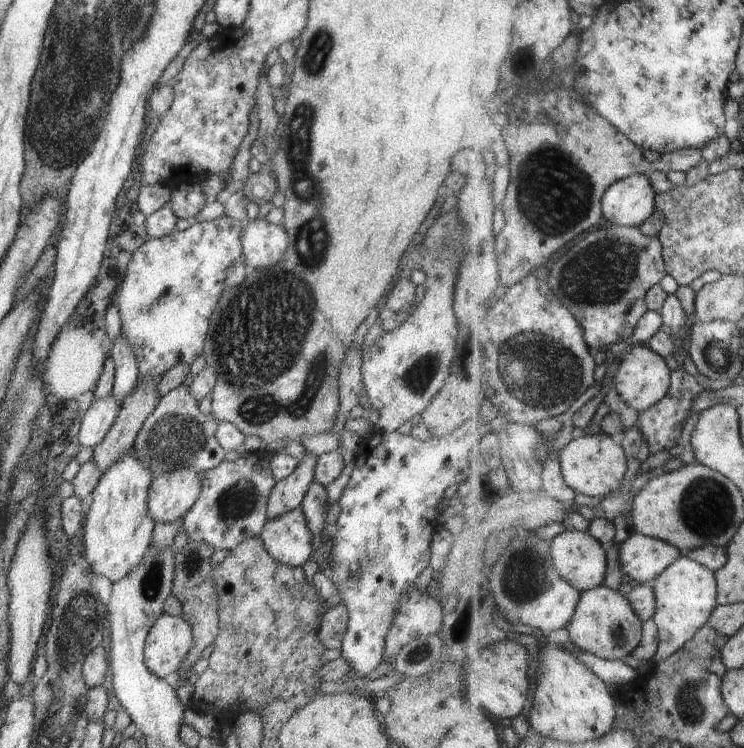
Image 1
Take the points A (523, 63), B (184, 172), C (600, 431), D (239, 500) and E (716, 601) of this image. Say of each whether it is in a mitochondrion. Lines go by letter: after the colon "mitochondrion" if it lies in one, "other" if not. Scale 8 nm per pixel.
A: mitochondrion
B: other
C: other
D: mitochondrion
E: other

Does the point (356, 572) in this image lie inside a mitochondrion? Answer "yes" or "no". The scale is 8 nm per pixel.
yes

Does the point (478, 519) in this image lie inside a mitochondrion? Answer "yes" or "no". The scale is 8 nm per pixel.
no

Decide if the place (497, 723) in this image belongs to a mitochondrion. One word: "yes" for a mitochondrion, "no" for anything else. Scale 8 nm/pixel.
no

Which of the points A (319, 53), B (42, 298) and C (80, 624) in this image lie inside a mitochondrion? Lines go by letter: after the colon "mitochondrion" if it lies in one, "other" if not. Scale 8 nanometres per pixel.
A: mitochondrion
B: other
C: mitochondrion

